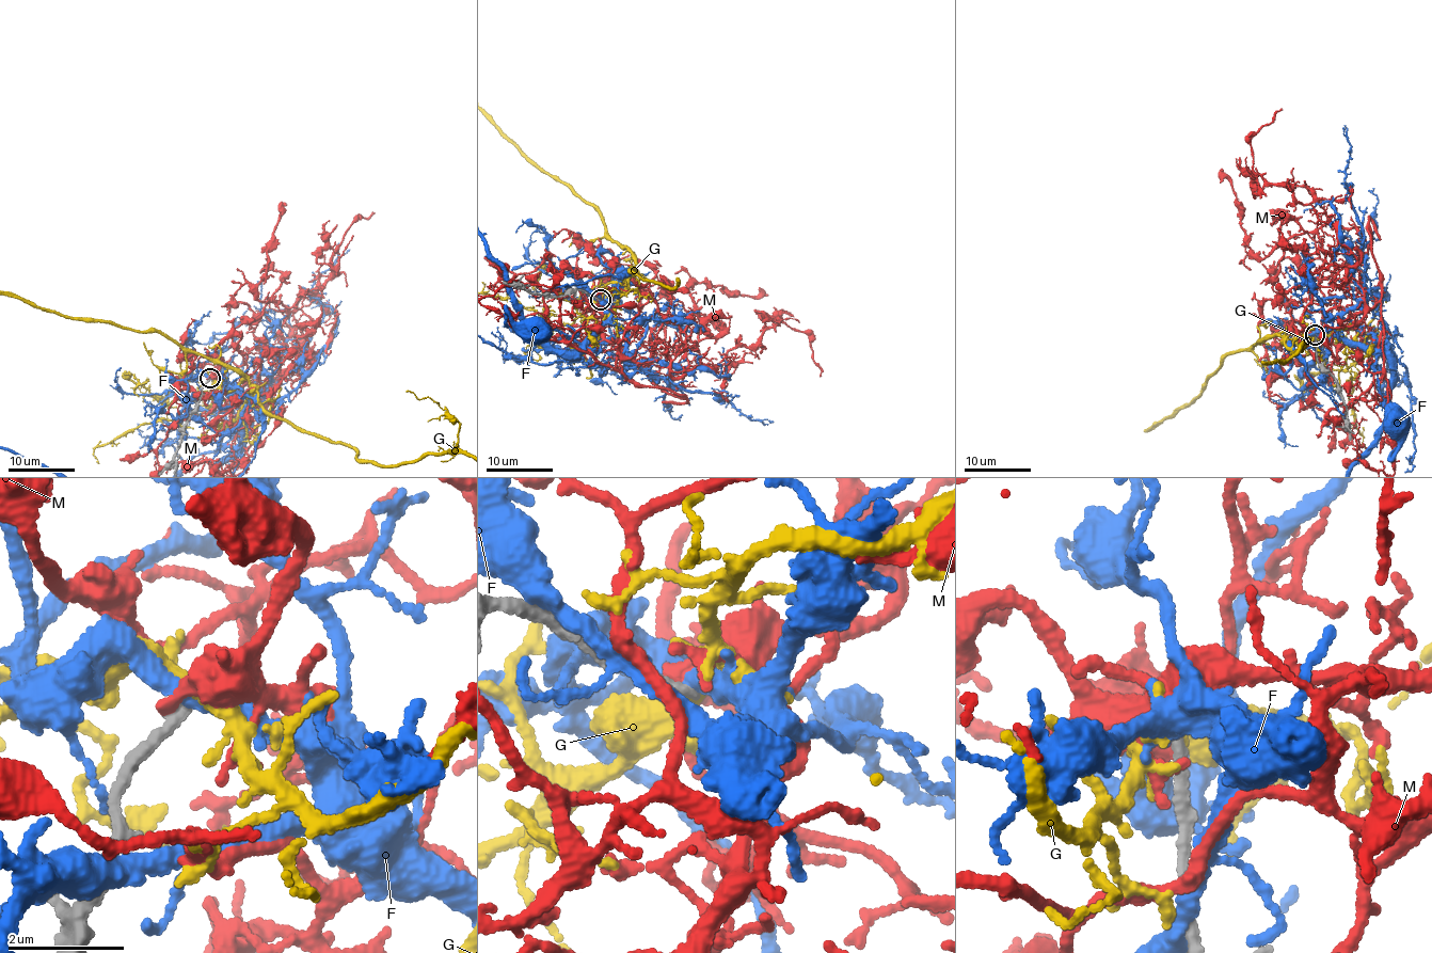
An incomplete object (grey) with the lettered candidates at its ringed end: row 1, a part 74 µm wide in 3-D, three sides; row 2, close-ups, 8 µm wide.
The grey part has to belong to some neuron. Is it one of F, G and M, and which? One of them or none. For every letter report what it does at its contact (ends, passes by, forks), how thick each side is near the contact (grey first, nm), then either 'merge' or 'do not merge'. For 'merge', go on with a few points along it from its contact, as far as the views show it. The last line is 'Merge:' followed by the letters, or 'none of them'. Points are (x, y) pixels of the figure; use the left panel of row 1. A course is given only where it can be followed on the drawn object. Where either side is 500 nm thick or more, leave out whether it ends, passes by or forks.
F: it passes by; 200 nm thick on the grey side, 360 nm on the other; do not merge
G: it passes by; 200 nm thick on the grey side, 280 nm on the other; do not merge
M: it passes by; 220 nm thick on the grey side, 180 nm on the other; do not merge
Merge: none of them

